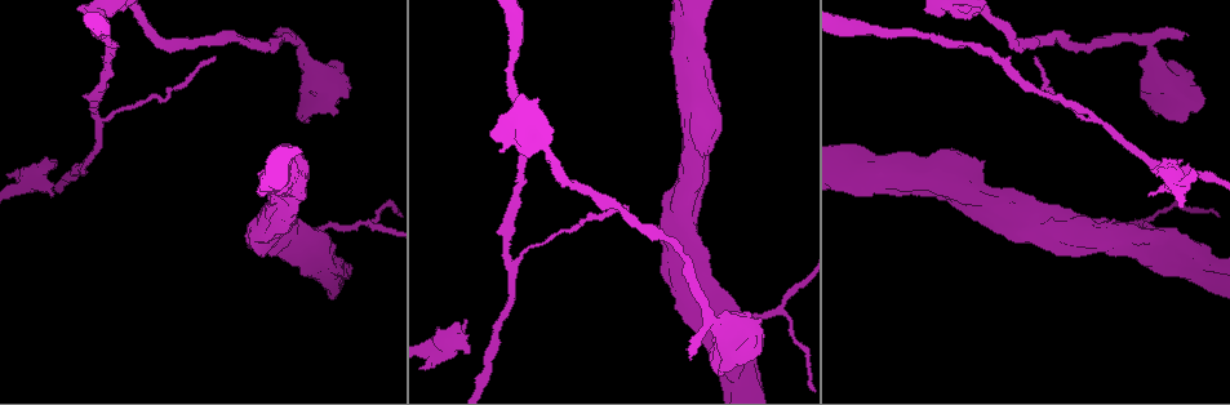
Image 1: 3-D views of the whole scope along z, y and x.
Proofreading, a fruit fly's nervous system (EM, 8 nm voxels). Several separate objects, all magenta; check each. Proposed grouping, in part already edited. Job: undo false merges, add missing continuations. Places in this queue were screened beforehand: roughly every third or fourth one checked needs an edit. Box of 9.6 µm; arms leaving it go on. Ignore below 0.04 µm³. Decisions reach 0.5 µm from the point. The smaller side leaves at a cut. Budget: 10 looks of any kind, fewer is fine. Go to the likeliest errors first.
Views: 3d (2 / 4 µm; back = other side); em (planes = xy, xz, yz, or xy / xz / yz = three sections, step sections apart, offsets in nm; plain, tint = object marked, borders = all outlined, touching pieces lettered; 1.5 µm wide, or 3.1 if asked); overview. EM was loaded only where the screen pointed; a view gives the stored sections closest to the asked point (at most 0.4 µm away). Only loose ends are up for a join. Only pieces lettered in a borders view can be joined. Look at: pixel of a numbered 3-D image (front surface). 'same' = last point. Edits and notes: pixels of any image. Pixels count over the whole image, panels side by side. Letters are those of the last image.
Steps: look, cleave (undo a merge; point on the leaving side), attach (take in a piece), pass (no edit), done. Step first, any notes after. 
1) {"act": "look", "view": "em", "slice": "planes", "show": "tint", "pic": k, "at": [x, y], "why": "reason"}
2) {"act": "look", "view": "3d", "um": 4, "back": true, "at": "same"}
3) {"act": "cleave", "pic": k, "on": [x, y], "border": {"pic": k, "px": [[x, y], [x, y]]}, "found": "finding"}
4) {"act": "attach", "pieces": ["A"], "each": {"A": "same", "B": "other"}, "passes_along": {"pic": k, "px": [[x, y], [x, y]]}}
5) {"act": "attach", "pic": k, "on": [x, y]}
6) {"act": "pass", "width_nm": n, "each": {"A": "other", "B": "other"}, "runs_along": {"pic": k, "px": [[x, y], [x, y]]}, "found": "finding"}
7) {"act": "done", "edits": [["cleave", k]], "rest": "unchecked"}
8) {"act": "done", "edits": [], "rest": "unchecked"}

{"act": "look", "view": "3d", "um": 4, "pic": 1, "at": [465, 321], "why": "an open end"}

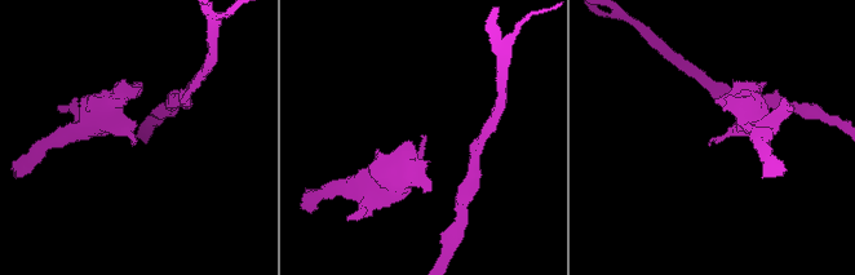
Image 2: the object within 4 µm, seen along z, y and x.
{"act": "look", "view": "em", "slice": "planes", "show": "borders", "pic": 2, "at": [421, 136], "why": "now the EM"}

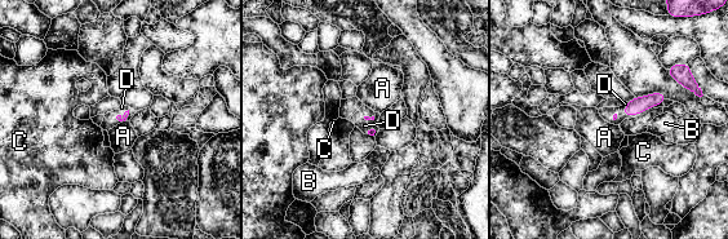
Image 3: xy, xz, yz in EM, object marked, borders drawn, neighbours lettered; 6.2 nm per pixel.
{"act": "attach", "pieces": ["D"], "longest_contact_nm": ["D", 130], "each": {"A": "other", "B": "other", "C": "other", "D": "same"}, "found": "the neuron continues"}

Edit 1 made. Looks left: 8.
{"act": "look", "view": "overview"}

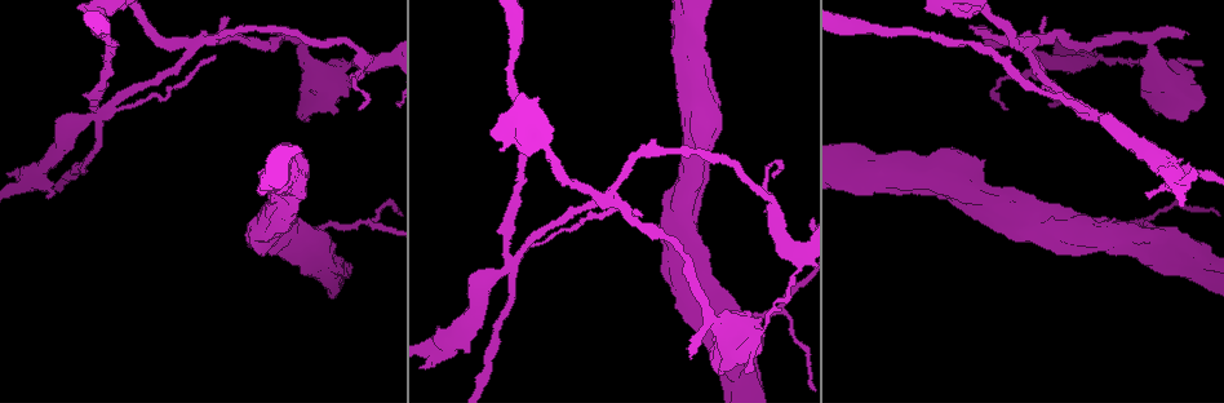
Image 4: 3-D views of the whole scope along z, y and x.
{"act": "look", "view": "em", "slice": "planes", "show": "borders", "pic": 4, "at": [1087, 217], "why": "stops while still wide"}

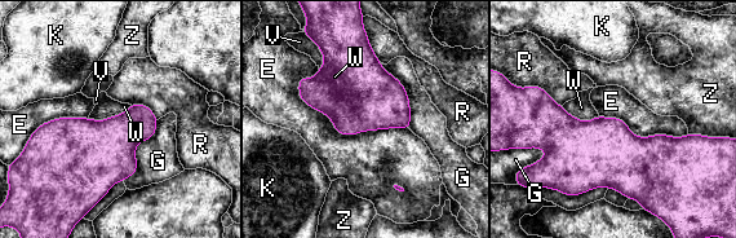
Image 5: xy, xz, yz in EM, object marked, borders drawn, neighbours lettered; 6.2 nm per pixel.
{"act": "pass", "each": {"E": "other", "G": "other", "K": "other", "R": "other", "V": "other", "W": "other", "Z": "other"}, "border": {"pic": 5, "px": [[297, 79], [340, 133], [408, 129]]}, "found": "none of them fits"}

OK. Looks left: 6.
{"act": "look", "view": "em", "slice": "planes", "show": "borders", "pic": 4, "at": [1185, 31], "why": "branch stops here"}

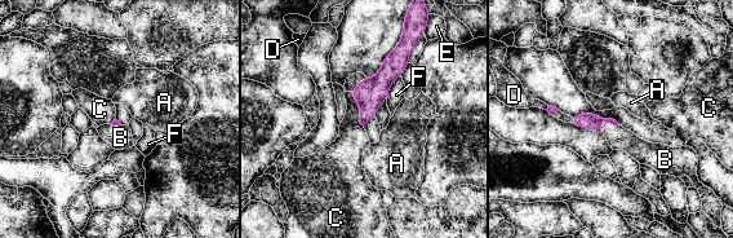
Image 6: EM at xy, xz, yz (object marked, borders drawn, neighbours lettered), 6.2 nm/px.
{"act": "attach", "pieces": ["B"], "longest_contact_nm": ["C", 300], "each": {"A": "other", "B": "same", "C": "other", "D": "other", "E": "other", "F": "other"}, "found": "the neuron continues"}

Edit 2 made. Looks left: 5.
{"act": "look", "view": "overview", "why": "redraw"}

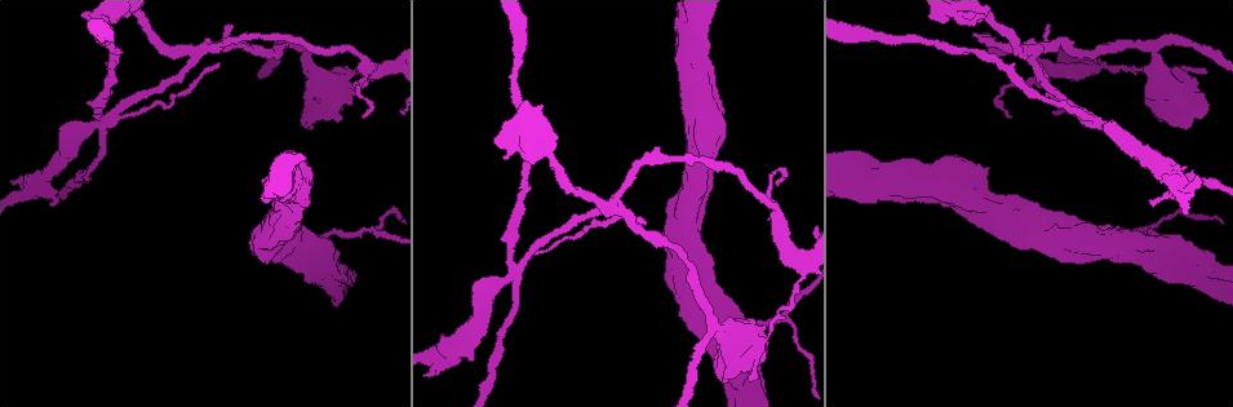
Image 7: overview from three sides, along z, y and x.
{"act": "look", "view": "3d", "um": 2, "back": true, "pic": 7, "at": [987, 167]}

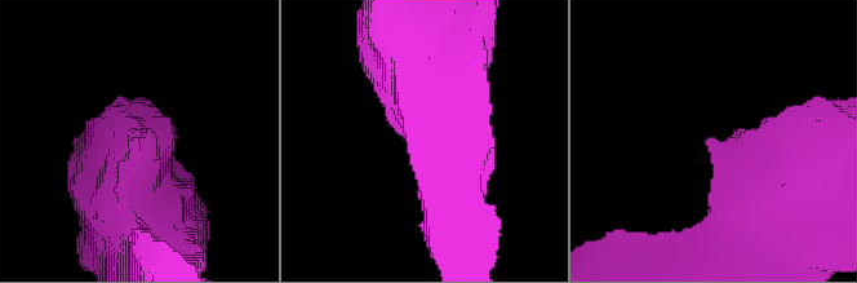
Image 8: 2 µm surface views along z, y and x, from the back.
{"act": "look", "view": "em", "slice": "planes", "show": "borders", "pic": 8, "at": [135, 140]}

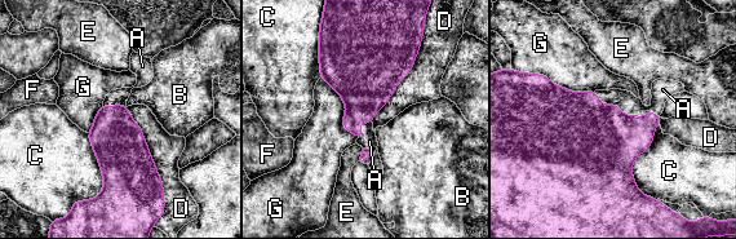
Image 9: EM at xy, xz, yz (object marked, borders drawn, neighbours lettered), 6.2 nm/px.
{"act": "attach", "pieces": ["A"], "each": {"A": "same", "B": "other", "C": "other", "D": "other", "E": "other", "F": "other", "G": "other"}, "passes_along": {"pic": 9, "px": [[595, 144], [623, 114], [629, 103]]}, "found": "the neuron continues"}

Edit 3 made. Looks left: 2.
{"act": "done", "edits": [["attach", 3], ["attach", 6], ["attach", 9]], "rest": "unchecked"}

